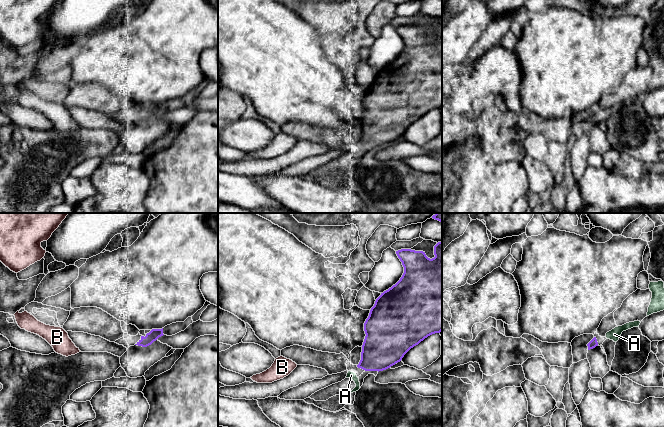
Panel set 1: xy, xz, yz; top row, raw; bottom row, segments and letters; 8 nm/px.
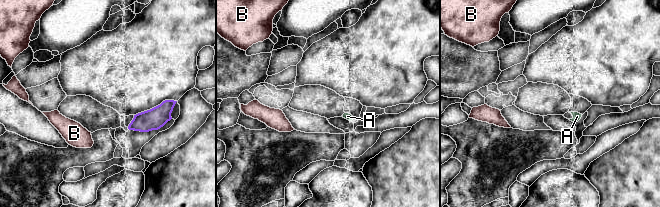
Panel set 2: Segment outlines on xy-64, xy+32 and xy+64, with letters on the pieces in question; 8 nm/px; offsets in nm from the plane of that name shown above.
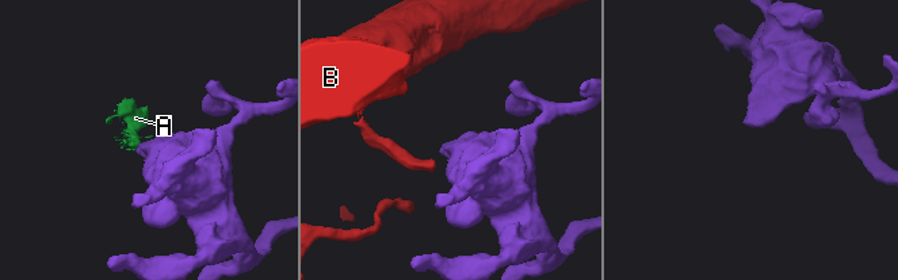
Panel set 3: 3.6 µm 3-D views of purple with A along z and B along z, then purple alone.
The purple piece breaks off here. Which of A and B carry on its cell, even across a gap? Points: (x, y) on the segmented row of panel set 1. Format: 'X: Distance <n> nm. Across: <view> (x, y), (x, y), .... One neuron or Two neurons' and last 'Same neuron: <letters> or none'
A: Distance 50 nm. Across: xz (358, 367), (355, 373). One neuron
B: Distance 440 nm. Across: xy (135, 344), (80, 351). Two neurons
Same neuron: A

